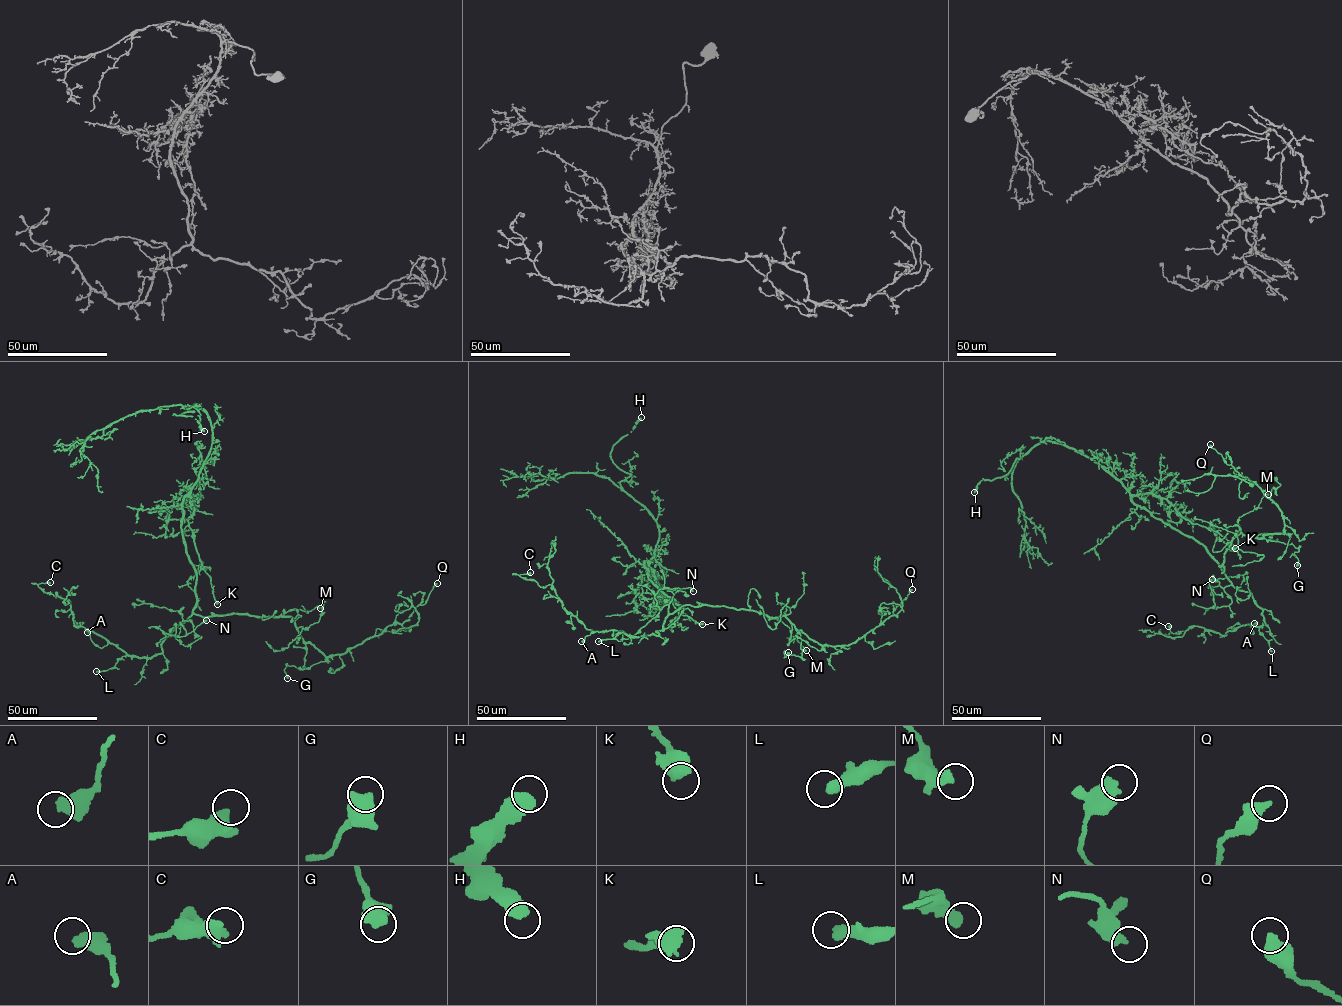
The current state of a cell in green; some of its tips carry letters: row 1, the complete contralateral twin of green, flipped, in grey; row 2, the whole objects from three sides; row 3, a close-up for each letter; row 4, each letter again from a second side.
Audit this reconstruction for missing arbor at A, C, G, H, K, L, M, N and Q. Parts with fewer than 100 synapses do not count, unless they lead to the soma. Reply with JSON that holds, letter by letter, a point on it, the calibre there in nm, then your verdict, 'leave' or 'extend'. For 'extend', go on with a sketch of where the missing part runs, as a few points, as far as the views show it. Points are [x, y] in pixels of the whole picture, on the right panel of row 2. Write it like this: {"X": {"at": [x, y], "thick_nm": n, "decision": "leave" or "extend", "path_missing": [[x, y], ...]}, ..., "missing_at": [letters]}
{"A": {"at": [1254, 623], "thick_nm": 550, "decision": "leave"}, "C": {"at": [1168, 626], "thick_nm": 460, "decision": "leave"}, "G": {"at": [1297, 565], "thick_nm": 650, "decision": "leave"}, "H": {"at": [974, 492], "thick_nm": 550, "decision": "extend"}, "K": {"at": [1235, 548], "thick_nm": 650, "decision": "leave"}, "L": {"at": [1271, 651], "thick_nm": 400, "decision": "leave"}, "M": {"at": [1268, 494], "thick_nm": 440, "decision": "leave"}, "N": {"at": [1212, 579], "thick_nm": 500, "decision": "leave"}, "Q": {"at": [1210, 444], "thick_nm": 440, "decision": "leave"}, "missing_at": ["H"]}

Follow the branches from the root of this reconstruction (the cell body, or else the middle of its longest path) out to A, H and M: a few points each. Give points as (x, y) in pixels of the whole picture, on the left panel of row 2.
A: (191, 564), (196, 576), (195, 608), (162, 642), (160, 654), (136, 657), (111, 643), (99, 647), (87, 632)
H: (191, 564), (182, 500), (209, 454), (212, 429), (194, 406), (174, 413), (196, 419), (204, 431)
M: (191, 564), (196, 578), (193, 612), (203, 617), (233, 613), (281, 616), (295, 608), (309, 611), (320, 608)

